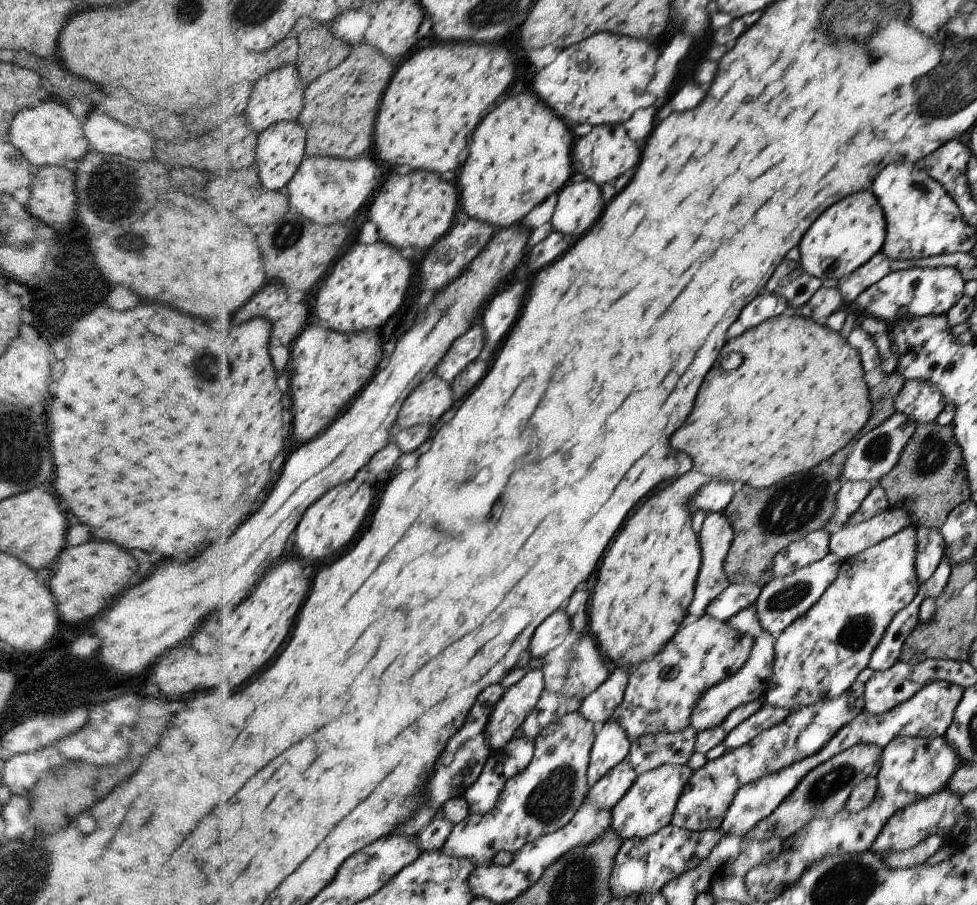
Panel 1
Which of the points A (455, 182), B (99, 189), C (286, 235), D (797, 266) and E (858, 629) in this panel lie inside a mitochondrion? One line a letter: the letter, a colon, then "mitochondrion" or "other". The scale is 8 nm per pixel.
A: other
B: mitochondrion
C: mitochondrion
D: other
E: mitochondrion

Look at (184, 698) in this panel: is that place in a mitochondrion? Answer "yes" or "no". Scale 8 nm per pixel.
no

